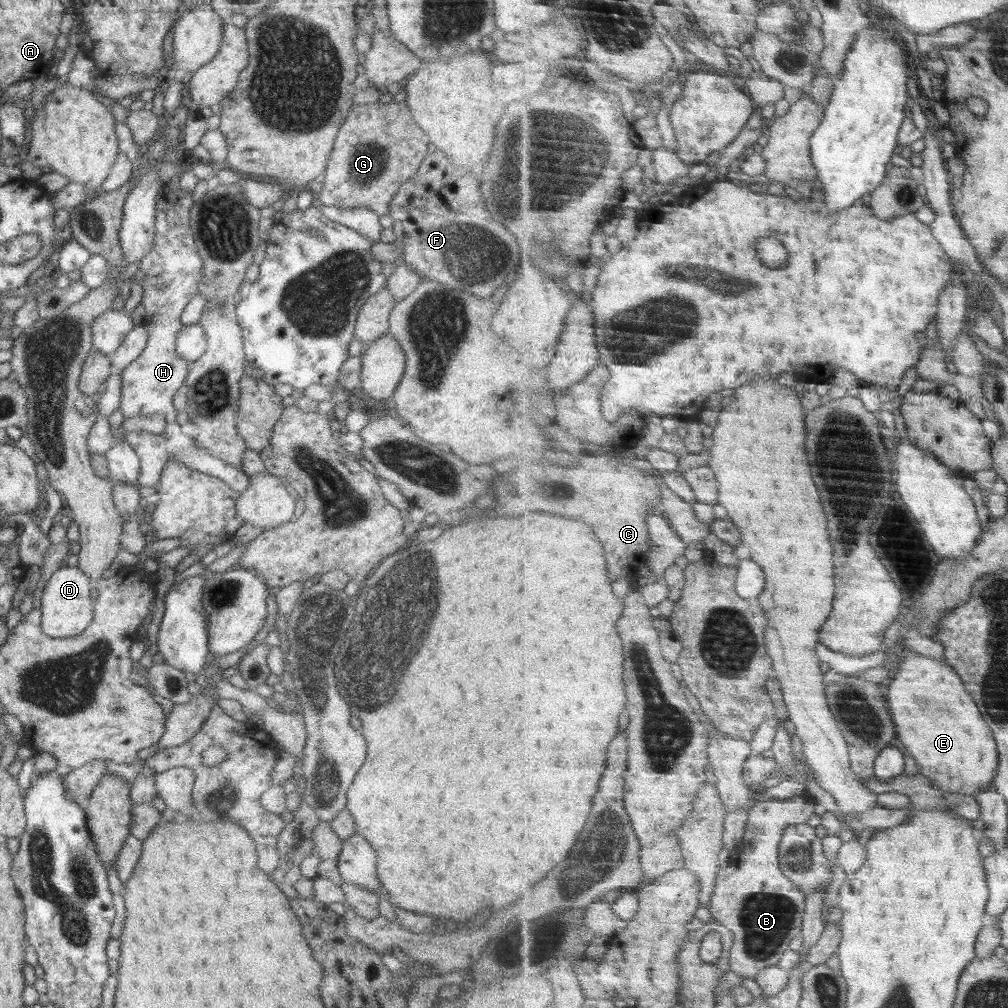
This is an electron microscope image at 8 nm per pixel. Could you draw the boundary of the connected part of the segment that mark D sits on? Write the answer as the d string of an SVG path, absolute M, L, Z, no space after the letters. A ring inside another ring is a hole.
M62 566L52 573L41 596L40 625L52 638L68 638L80 634L93 619L90 589L93 583L78 567Z

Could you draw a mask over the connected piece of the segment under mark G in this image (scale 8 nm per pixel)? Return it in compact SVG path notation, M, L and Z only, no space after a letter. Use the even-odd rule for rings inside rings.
M380 101L372 104L353 105L349 115L341 124L336 135L333 149L330 151L327 167L322 174L323 187L315 196L317 202L324 206L338 208L369 208L379 217L389 214L390 201L398 189L406 182L420 166L428 153L428 135L414 122L409 106L405 102Z

